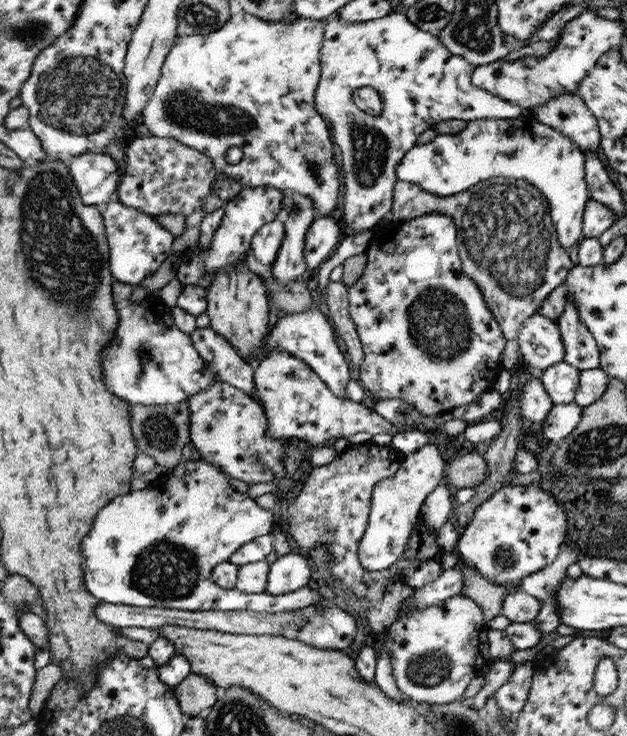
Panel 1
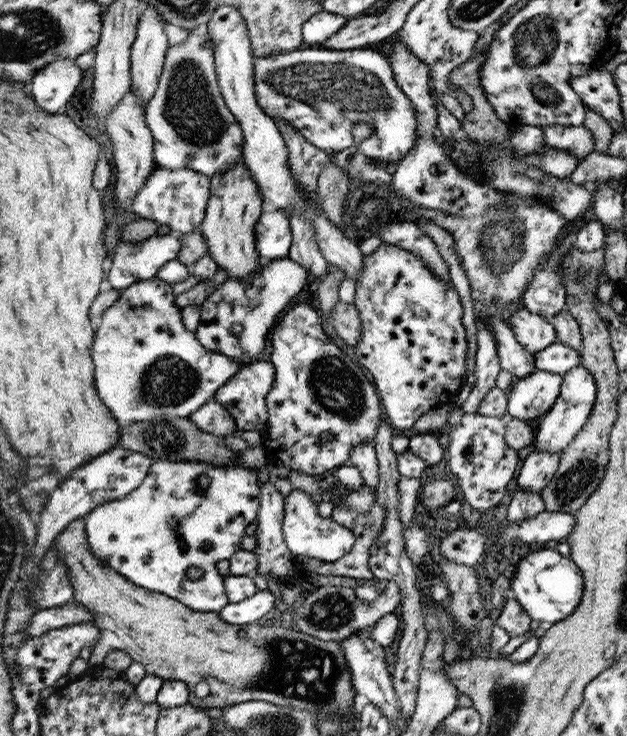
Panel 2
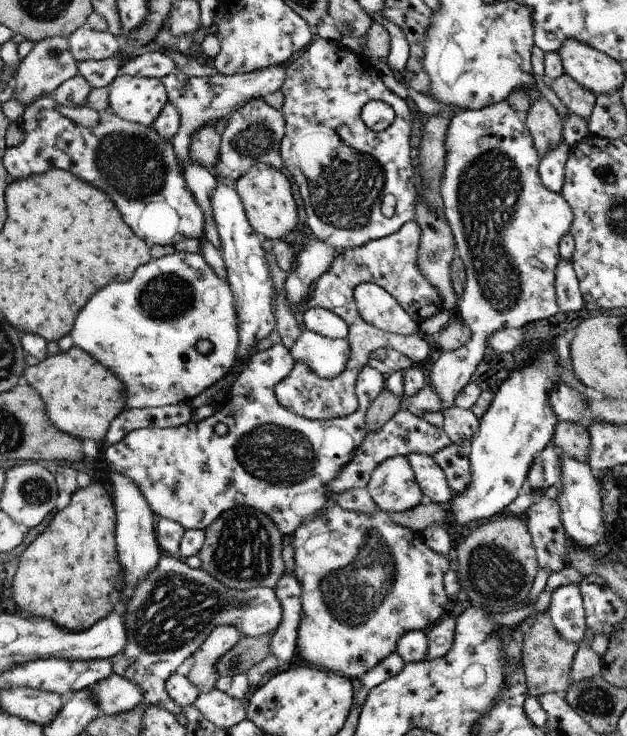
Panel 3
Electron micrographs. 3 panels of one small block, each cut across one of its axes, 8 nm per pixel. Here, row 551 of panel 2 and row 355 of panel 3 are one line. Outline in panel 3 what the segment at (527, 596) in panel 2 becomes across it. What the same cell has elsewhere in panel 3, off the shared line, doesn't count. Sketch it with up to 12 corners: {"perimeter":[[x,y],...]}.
{"perimeter":[[554,347],[496,392],[448,526],[500,516],[553,440]]}

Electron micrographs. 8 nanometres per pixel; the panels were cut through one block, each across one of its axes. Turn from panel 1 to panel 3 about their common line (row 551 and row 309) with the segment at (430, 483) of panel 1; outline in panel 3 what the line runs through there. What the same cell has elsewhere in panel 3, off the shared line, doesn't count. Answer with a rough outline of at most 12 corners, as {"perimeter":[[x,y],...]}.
{"perimeter":[[381,286],[353,292],[364,322],[410,336],[419,323]]}

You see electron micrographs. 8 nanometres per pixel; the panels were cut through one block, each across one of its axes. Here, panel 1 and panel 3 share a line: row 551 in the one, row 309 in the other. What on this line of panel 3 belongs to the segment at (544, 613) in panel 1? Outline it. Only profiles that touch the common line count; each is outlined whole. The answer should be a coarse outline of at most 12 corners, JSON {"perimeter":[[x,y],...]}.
{"perimeter":[[571,260],[555,270],[556,302],[563,313],[585,309]]}

